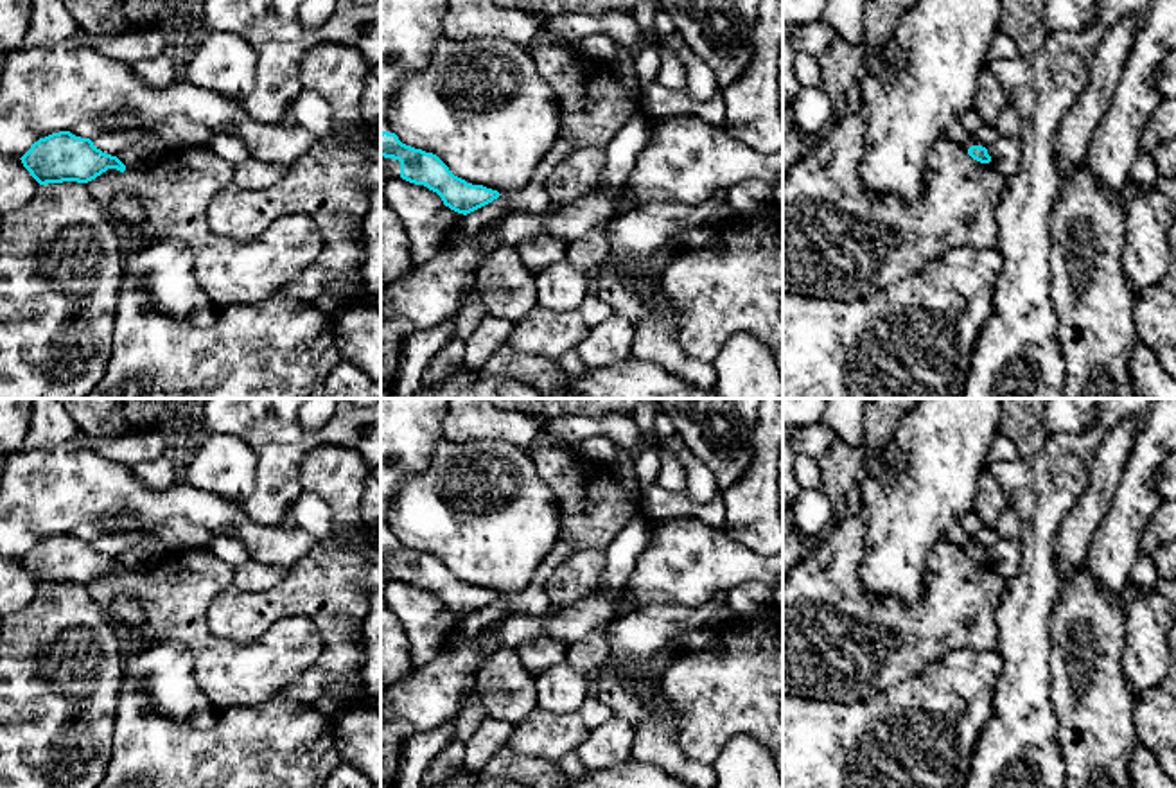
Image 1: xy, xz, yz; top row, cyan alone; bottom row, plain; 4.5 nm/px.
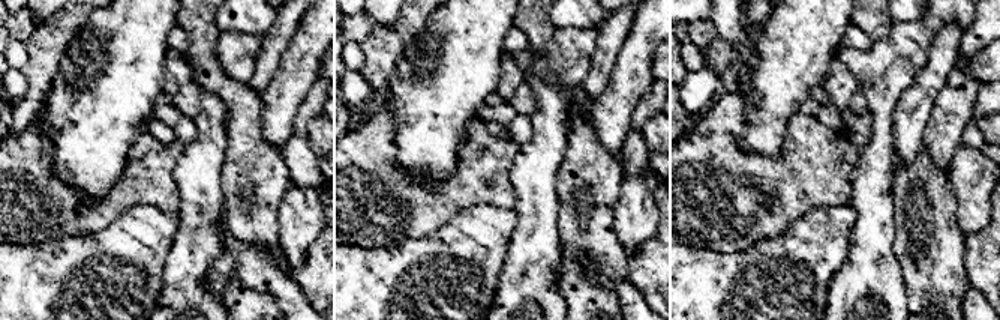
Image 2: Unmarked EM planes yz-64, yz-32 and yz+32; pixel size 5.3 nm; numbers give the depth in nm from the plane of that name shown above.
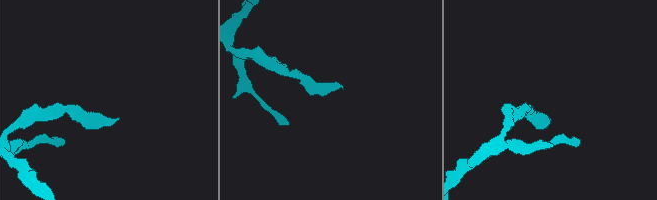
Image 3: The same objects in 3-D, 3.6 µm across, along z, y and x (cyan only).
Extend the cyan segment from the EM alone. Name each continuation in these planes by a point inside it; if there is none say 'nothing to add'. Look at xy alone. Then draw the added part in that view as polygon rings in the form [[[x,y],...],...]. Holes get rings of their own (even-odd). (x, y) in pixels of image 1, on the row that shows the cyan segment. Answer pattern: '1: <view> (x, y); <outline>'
nothing to add

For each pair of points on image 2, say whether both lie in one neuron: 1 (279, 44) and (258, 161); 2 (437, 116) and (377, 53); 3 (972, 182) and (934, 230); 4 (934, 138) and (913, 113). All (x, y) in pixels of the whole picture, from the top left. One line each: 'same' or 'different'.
1: different
2: different
3: different
4: different

